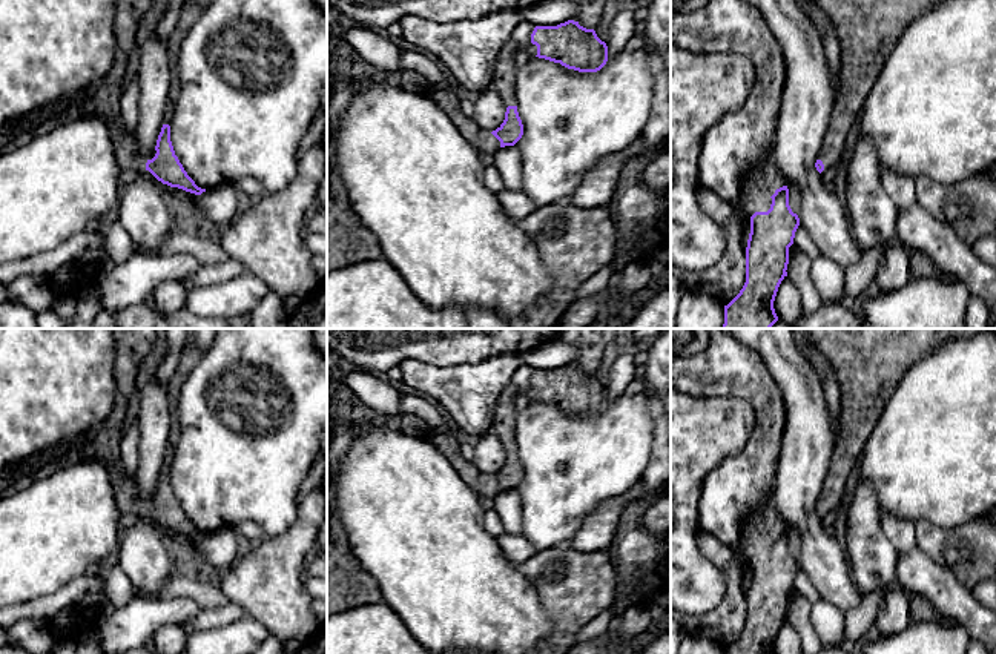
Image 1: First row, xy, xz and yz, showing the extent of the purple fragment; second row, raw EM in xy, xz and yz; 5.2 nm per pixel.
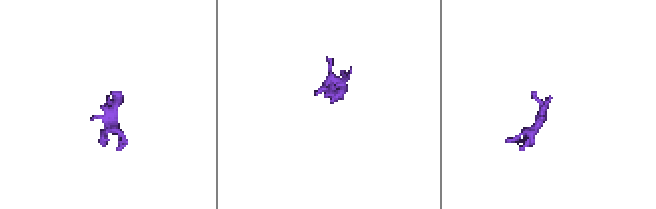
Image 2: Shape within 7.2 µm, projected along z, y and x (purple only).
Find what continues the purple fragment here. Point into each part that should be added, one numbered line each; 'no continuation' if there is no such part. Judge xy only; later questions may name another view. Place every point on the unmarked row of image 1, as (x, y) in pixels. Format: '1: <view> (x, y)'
1: xy (132, 344)

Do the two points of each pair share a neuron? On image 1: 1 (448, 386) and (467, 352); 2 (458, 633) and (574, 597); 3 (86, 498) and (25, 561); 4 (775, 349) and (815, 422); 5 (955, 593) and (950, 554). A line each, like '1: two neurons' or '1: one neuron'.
1: two neurons
2: two neurons
3: one neuron
4: one neuron
5: two neurons

